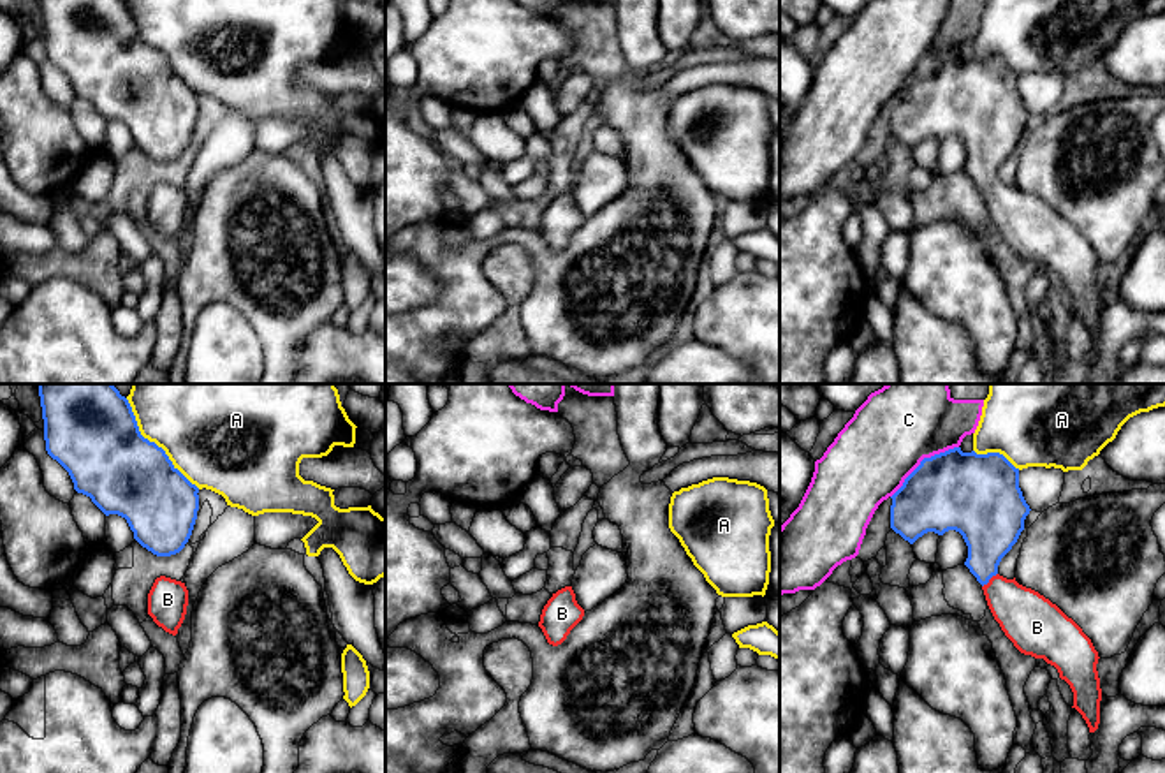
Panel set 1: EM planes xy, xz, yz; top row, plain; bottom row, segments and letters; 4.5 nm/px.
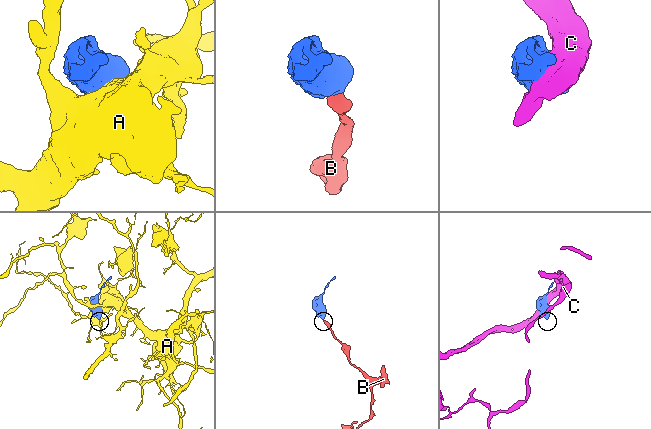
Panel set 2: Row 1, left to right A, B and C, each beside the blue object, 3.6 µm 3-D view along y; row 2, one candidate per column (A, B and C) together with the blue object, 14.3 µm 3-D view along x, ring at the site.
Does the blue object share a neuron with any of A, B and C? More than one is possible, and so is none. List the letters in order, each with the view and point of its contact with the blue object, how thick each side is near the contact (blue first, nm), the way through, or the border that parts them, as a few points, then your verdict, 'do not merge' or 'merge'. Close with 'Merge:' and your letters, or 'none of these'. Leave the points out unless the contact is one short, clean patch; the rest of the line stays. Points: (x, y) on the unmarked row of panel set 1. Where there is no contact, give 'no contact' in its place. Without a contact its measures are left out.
A: meets blue in xy at (153, 48); 380 nm thick on the blue side, 400 nm on the other; do not merge
B: meets blue in yz at (989, 184); 280 nm thick on the blue side, 240 nm on the other; runs through yz (989, 129), (989, 184), (1026, 222); merge
C: meets blue in yz at (921, 67); 360 nm thick on the blue side, 380 nm on the other; do not merge
Merge: B

